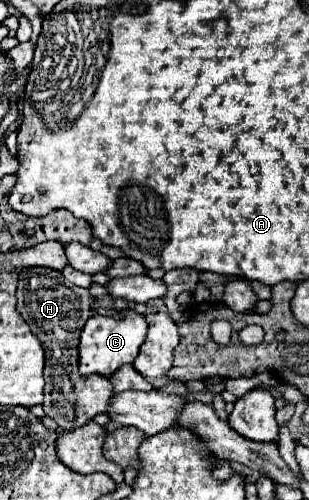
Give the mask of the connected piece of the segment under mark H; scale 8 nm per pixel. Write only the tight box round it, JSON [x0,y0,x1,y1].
[17,268,113,430]

